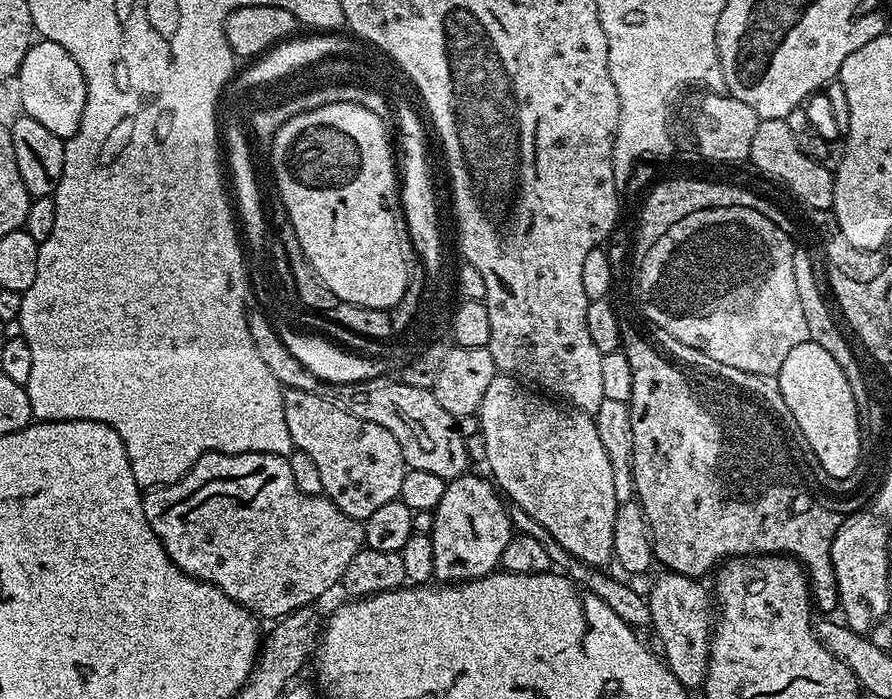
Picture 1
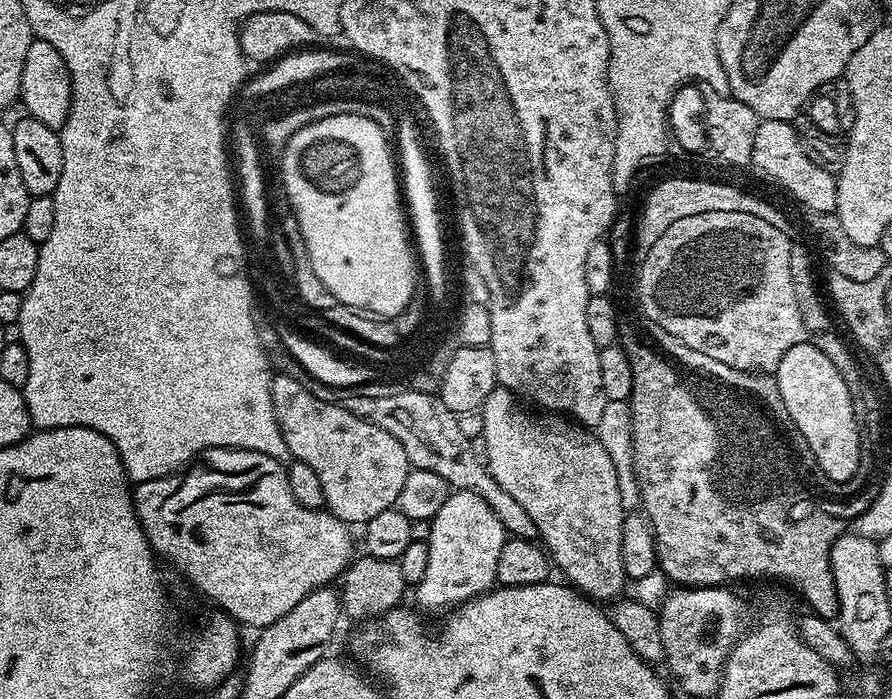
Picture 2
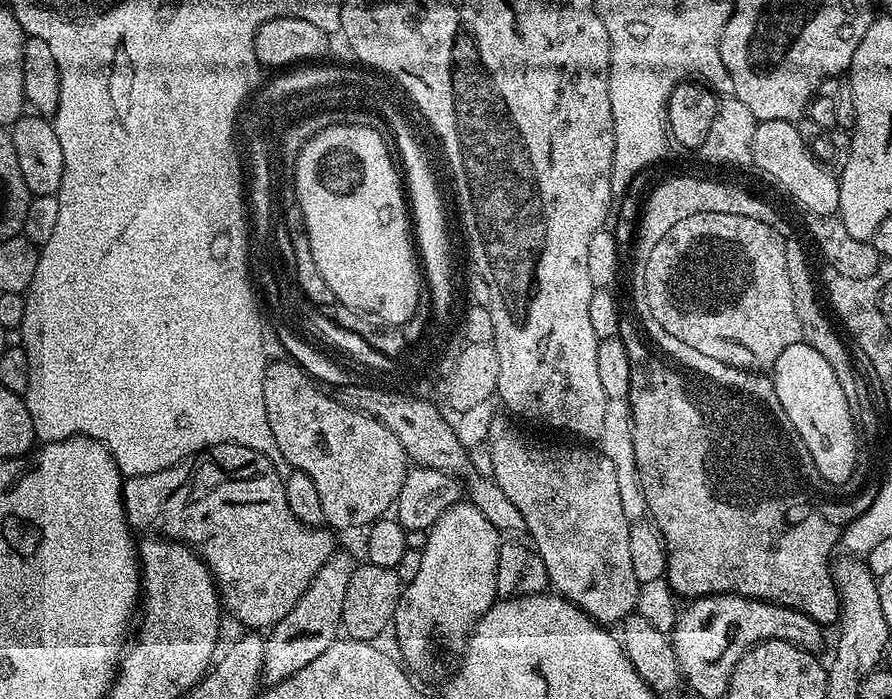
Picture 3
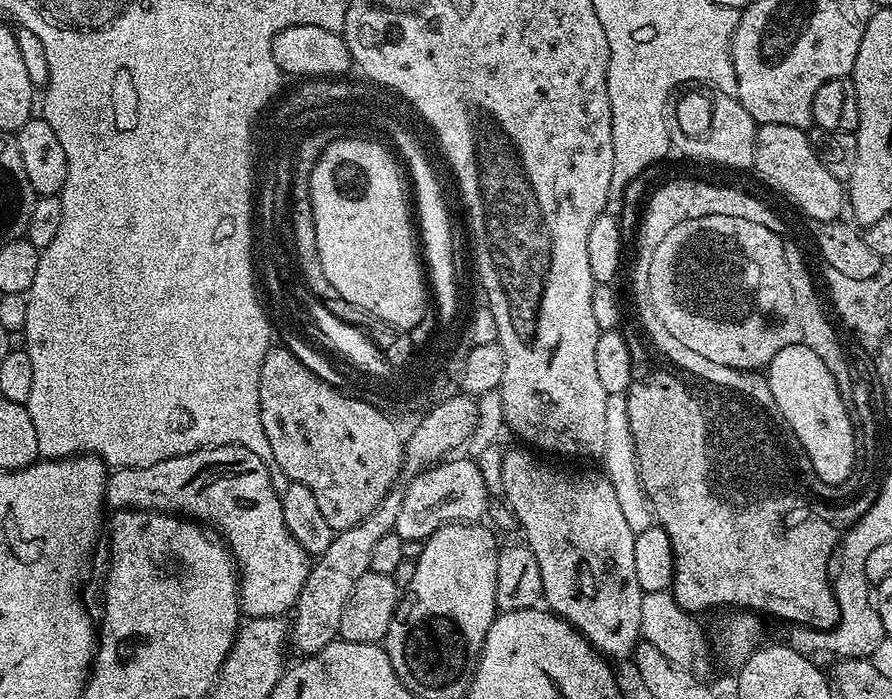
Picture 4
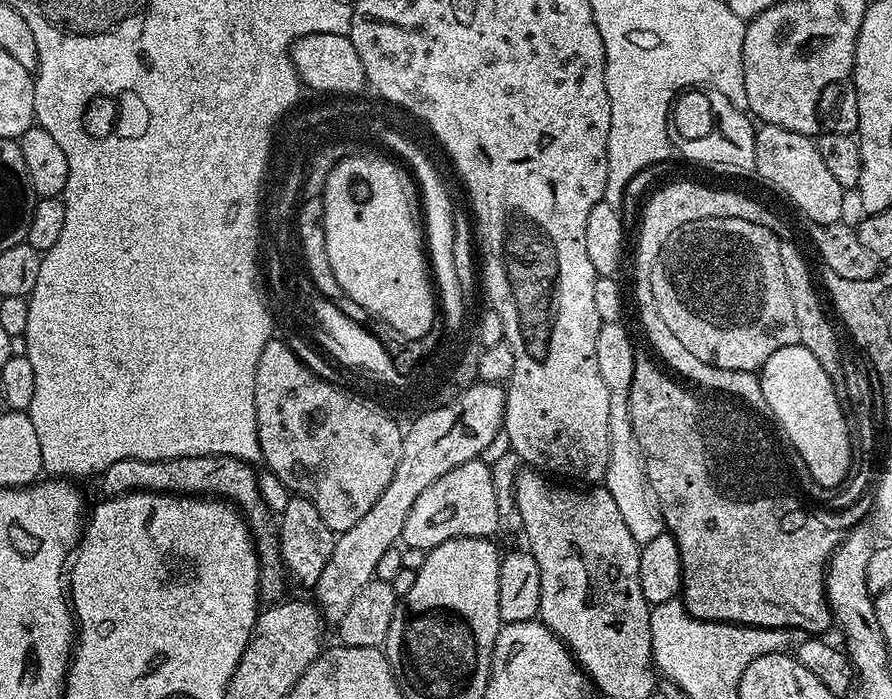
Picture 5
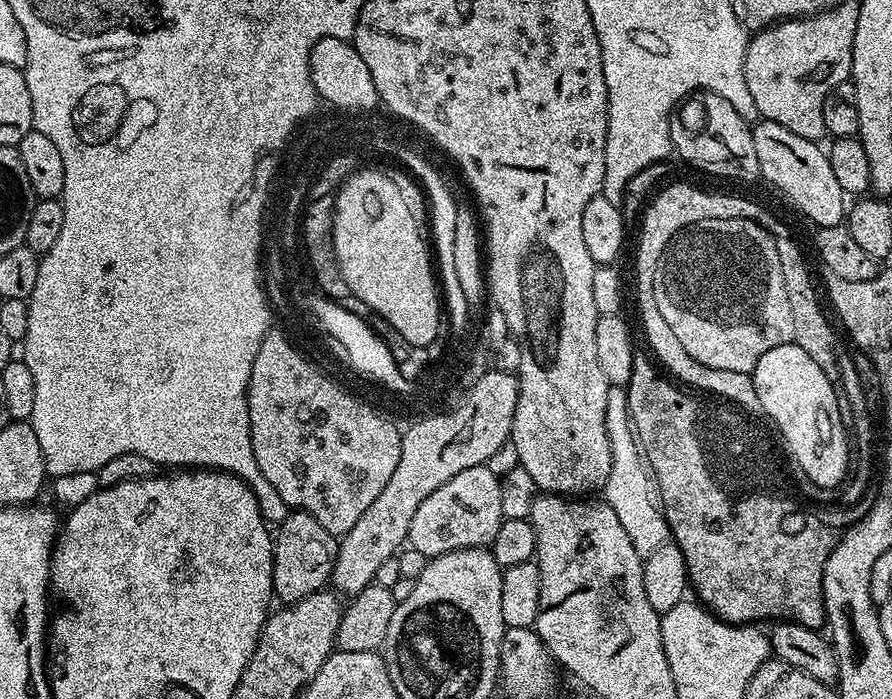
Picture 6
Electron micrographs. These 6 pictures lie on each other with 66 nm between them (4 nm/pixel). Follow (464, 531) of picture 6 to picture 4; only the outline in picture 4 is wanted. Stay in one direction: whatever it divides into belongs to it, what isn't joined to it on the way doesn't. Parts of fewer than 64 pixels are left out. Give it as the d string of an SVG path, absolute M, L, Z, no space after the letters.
M452 458L423 469L403 489L393 531L408 541L426 540L450 523L477 523L488 512L490 495L475 459Z

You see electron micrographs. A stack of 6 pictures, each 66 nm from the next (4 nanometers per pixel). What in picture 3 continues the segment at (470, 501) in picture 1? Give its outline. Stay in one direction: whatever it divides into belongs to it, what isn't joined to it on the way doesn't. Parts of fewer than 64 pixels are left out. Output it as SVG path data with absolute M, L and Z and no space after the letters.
M469 502L449 506L428 529L422 566L418 566L414 582L403 589L394 617L396 644L400 647L398 656L409 673L417 674L423 668L434 667L439 648L463 645L482 614L496 603L501 543L501 531L486 520L478 506Z

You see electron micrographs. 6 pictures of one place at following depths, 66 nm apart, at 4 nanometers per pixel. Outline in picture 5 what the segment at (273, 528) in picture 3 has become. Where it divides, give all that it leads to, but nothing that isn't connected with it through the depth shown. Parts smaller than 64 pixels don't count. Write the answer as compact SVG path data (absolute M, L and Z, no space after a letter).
M195 456L177 460L123 460L114 462L105 472L99 473L98 481L104 487L103 495L125 496L127 492L166 492L169 494L207 494L212 498L223 498L236 505L246 517L253 533L258 536L260 557L260 594L265 601L276 602L285 595L284 562L280 559L277 537L268 532L260 536L264 528L266 505L260 493L260 477L257 469L233 456Z

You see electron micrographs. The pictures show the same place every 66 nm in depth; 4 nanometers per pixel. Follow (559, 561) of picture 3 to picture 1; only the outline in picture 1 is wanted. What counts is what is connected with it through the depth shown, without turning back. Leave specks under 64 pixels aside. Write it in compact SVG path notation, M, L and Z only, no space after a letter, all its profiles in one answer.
M497 374L494 382L490 382L486 395L482 397L478 417L479 432L486 438L483 459L488 462L497 489L509 501L512 499L515 507L540 522L574 558L597 566L607 565L607 560L613 559L614 514L618 501L614 494L614 470L610 470L610 458L606 458L602 438L598 438L595 419L589 413L565 406L507 374Z

